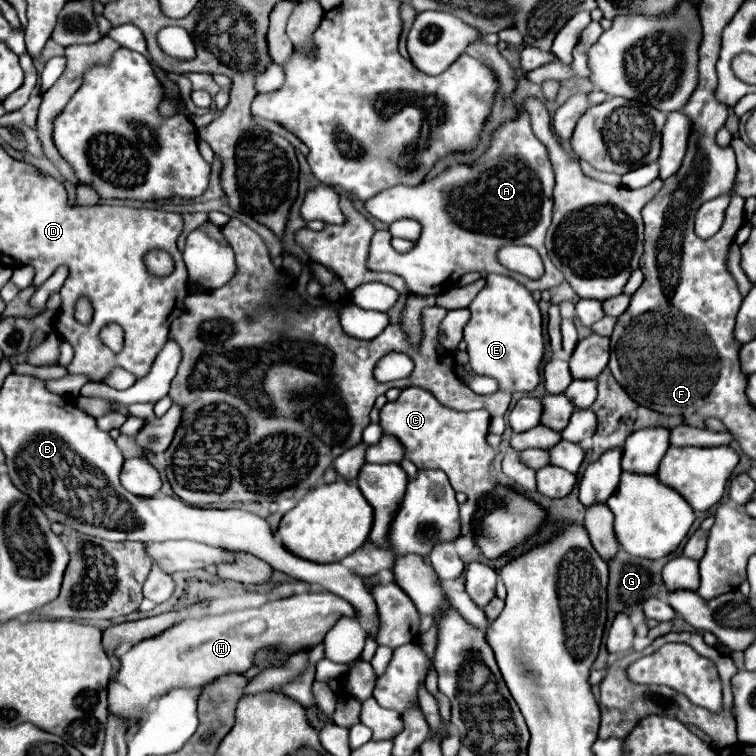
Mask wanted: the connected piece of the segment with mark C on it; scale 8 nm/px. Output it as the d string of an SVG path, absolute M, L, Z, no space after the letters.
M418 386L404 388L398 400L388 402L380 410L382 434L398 438L404 446L406 460L414 462L418 470L436 468L446 472L452 488L468 496L462 504L462 536L472 534L486 558L498 558L526 536L532 536L546 514L526 496L488 480L488 470L494 460L494 450L486 442L490 420L487 411L448 410L432 396L432 392Z

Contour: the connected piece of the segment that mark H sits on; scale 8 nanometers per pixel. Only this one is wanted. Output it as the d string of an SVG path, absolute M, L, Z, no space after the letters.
M306 592L272 600L258 608L228 610L224 614L182 620L174 628L160 632L160 636L142 640L120 658L116 680L108 686L110 710L116 716L122 716L128 724L138 722L152 698L166 694L172 688L204 686L214 678L244 672L252 666L252 654L264 646L278 646L290 654L314 648L342 616L356 616L346 600L332 592Z

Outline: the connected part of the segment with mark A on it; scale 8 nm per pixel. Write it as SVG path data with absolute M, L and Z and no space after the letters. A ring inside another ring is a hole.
M522 110L520 116L516 116L516 120L508 120L508 124L500 124L500 128L496 128L492 132L490 146L478 158L478 162L450 166L444 172L440 172L436 178L424 180L416 186L400 184L400 186L388 188L364 204L366 210L384 224L396 222L400 218L412 218L422 224L422 236L408 254L396 254L396 260L368 260L370 270L392 272L392 274L402 276L408 292L418 294L418 296L430 296L430 294L438 296L438 294L446 292L448 288L454 288L458 284L458 280L468 272L504 274L504 276L510 276L510 278L518 280L520 284L524 284L530 292L534 292L534 290L542 292L552 286L558 286L564 280L564 276L554 268L554 264L550 262L546 248L544 248L544 234L552 220L552 198L550 198L552 188L554 188L554 172L552 172L552 164L548 160L548 148L544 148L544 144L534 136L530 120L528 120L528 112ZM506 244L532 246L542 256L542 262L546 268L544 276L538 280L530 280L530 278L524 278L524 276L504 268L498 262L496 254Z

